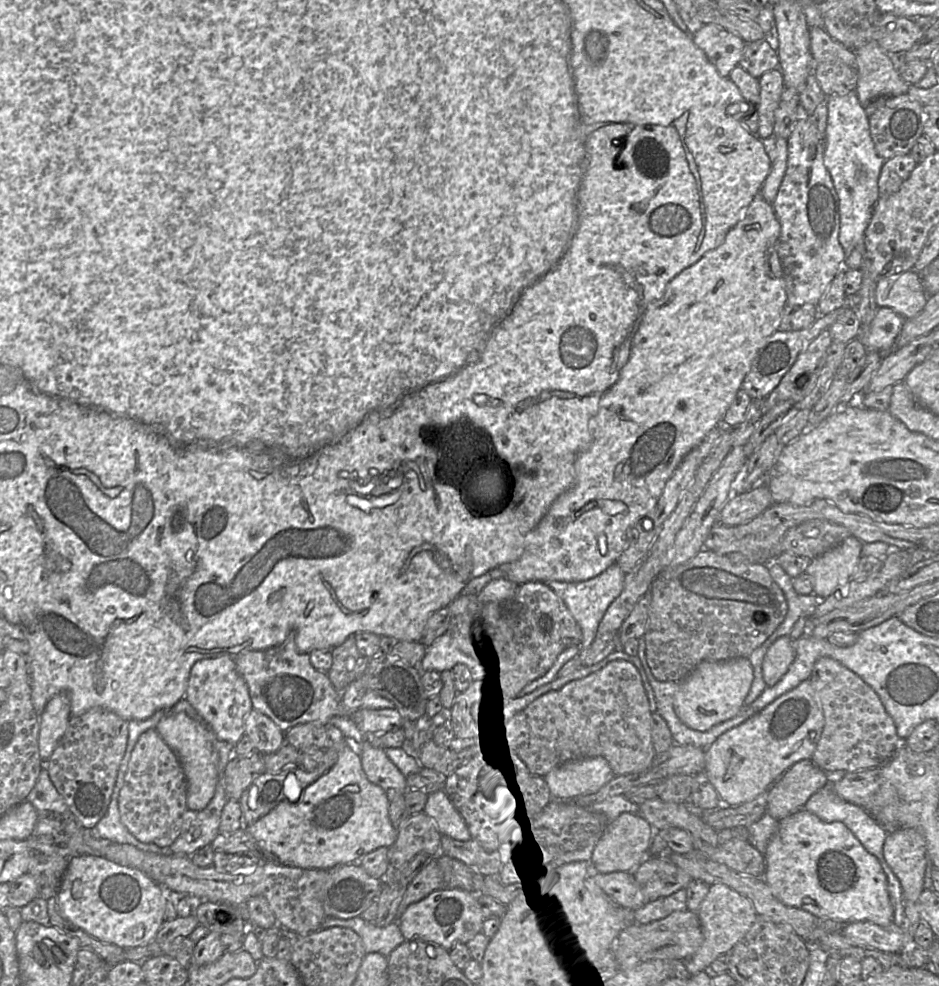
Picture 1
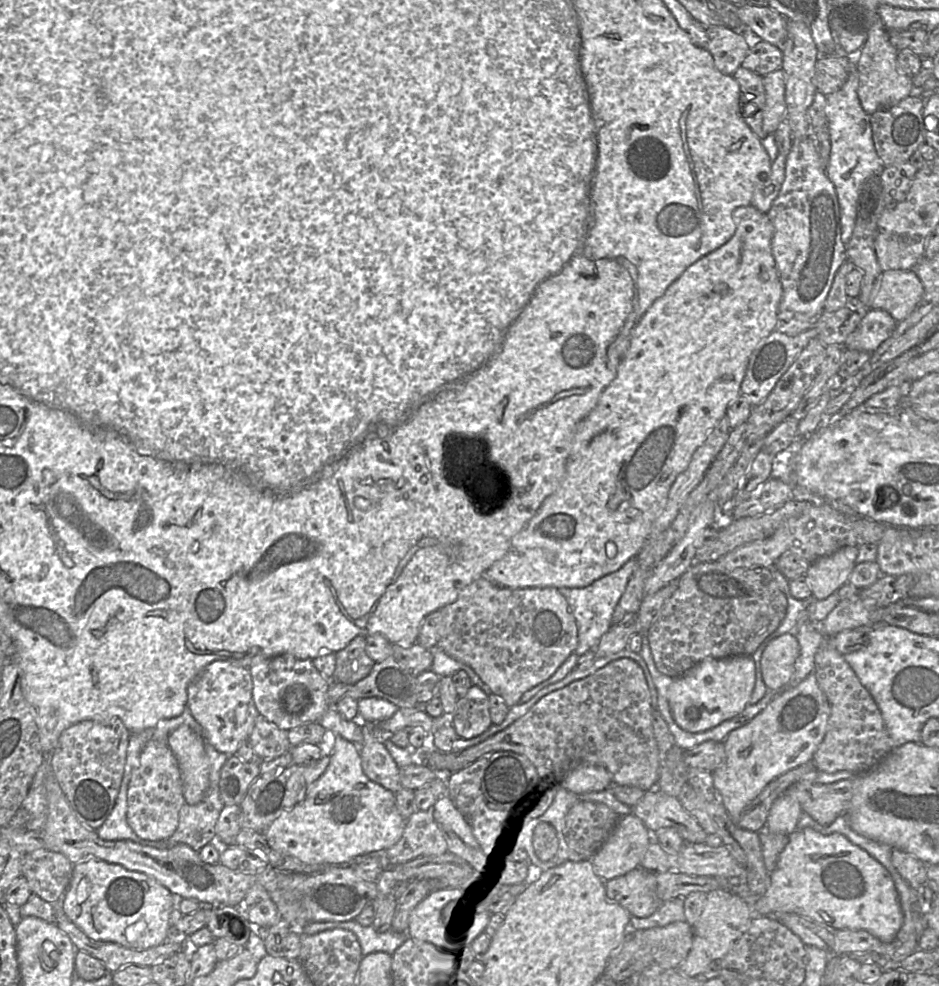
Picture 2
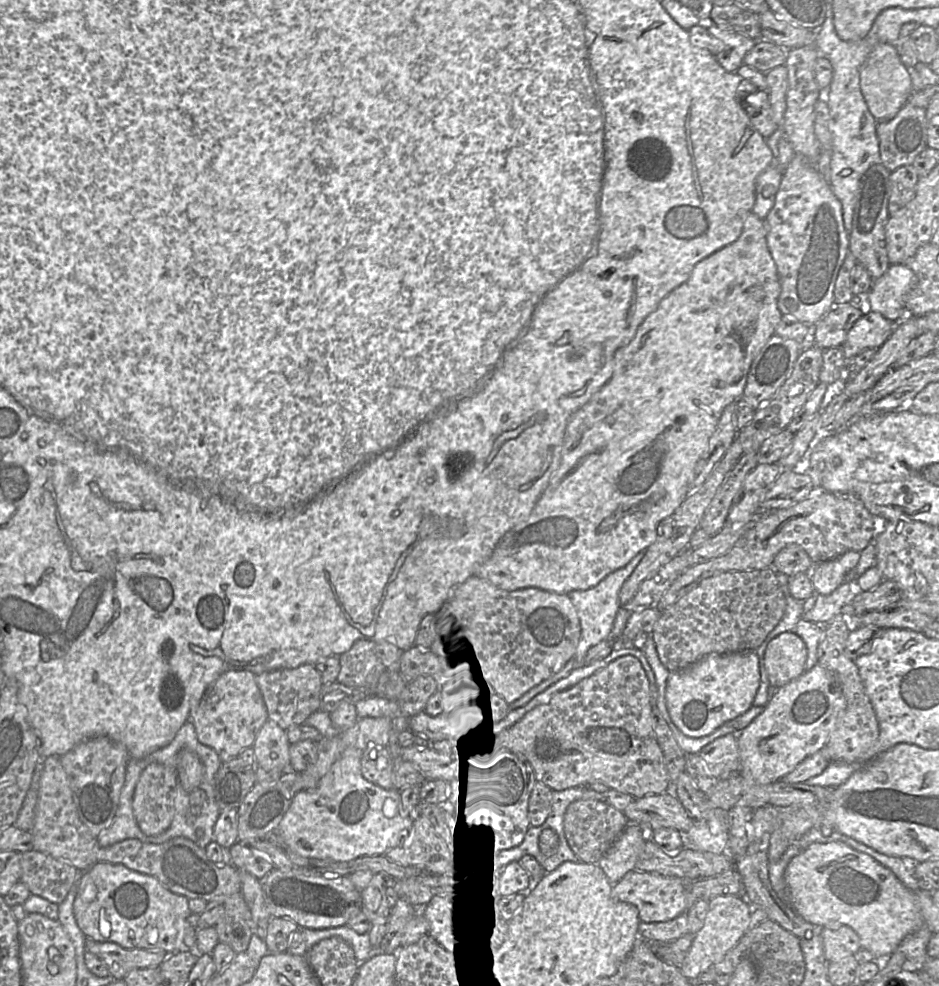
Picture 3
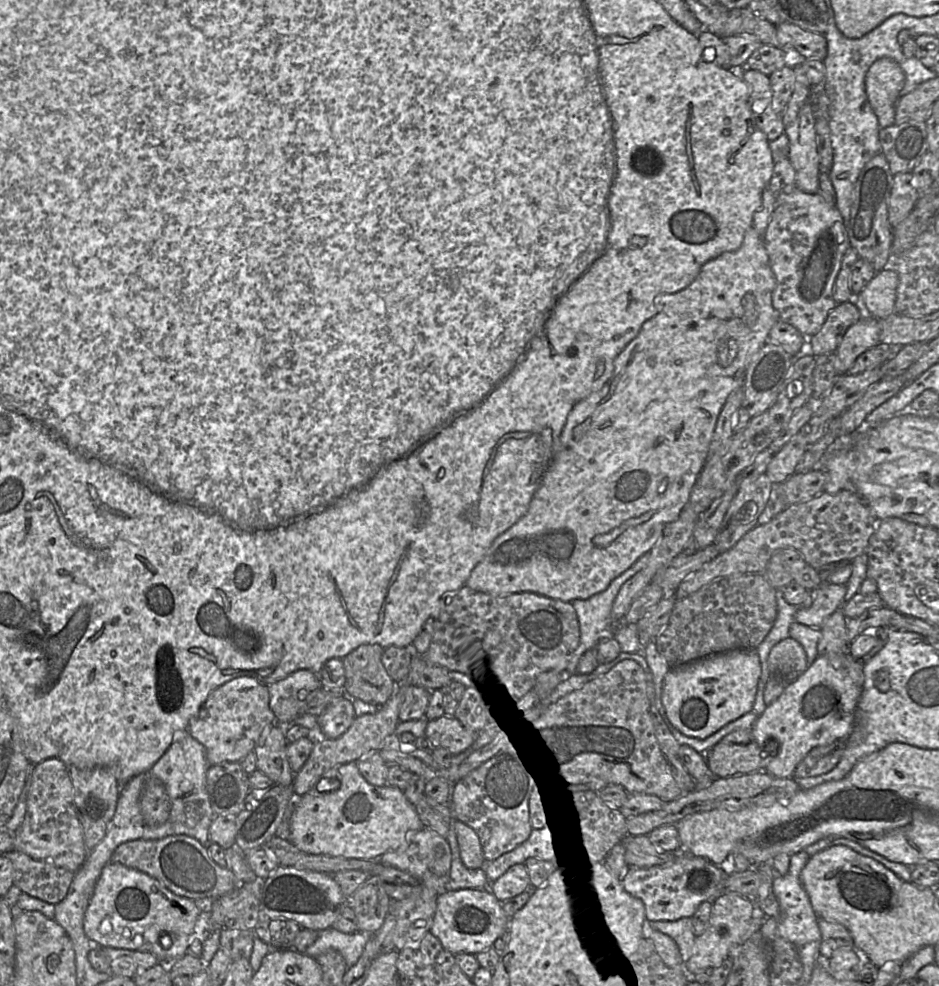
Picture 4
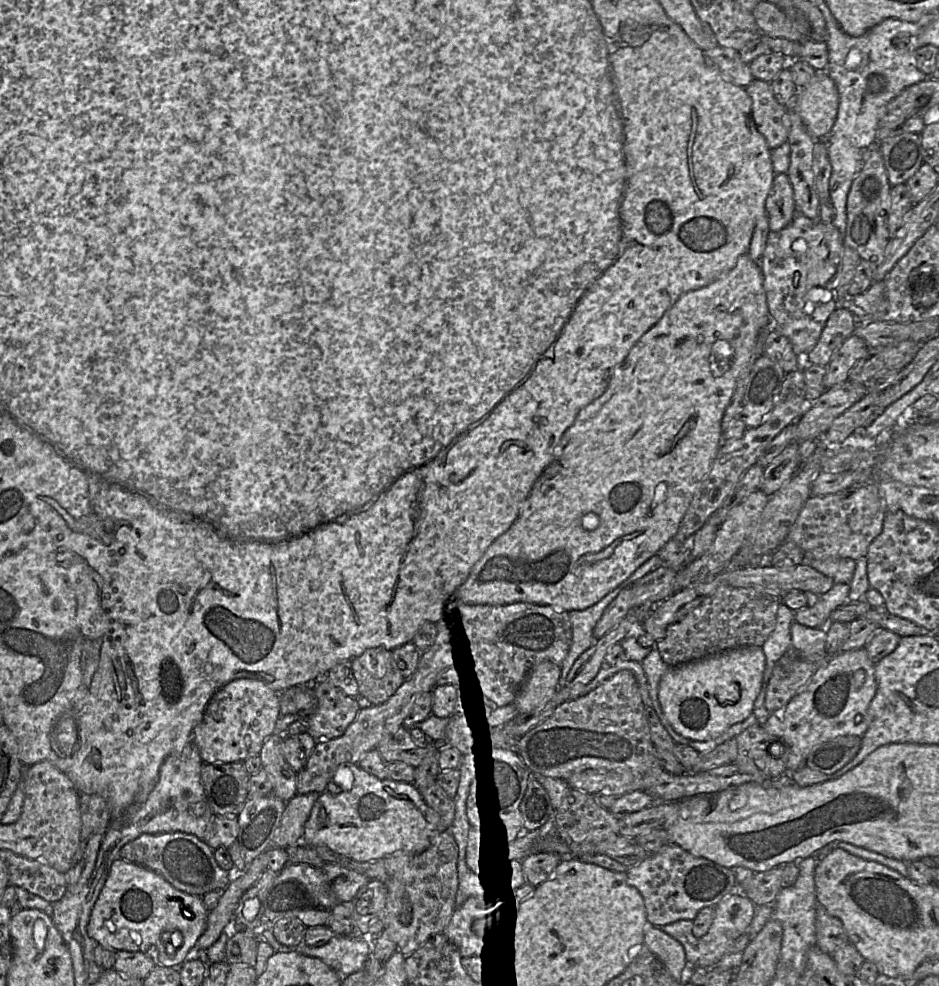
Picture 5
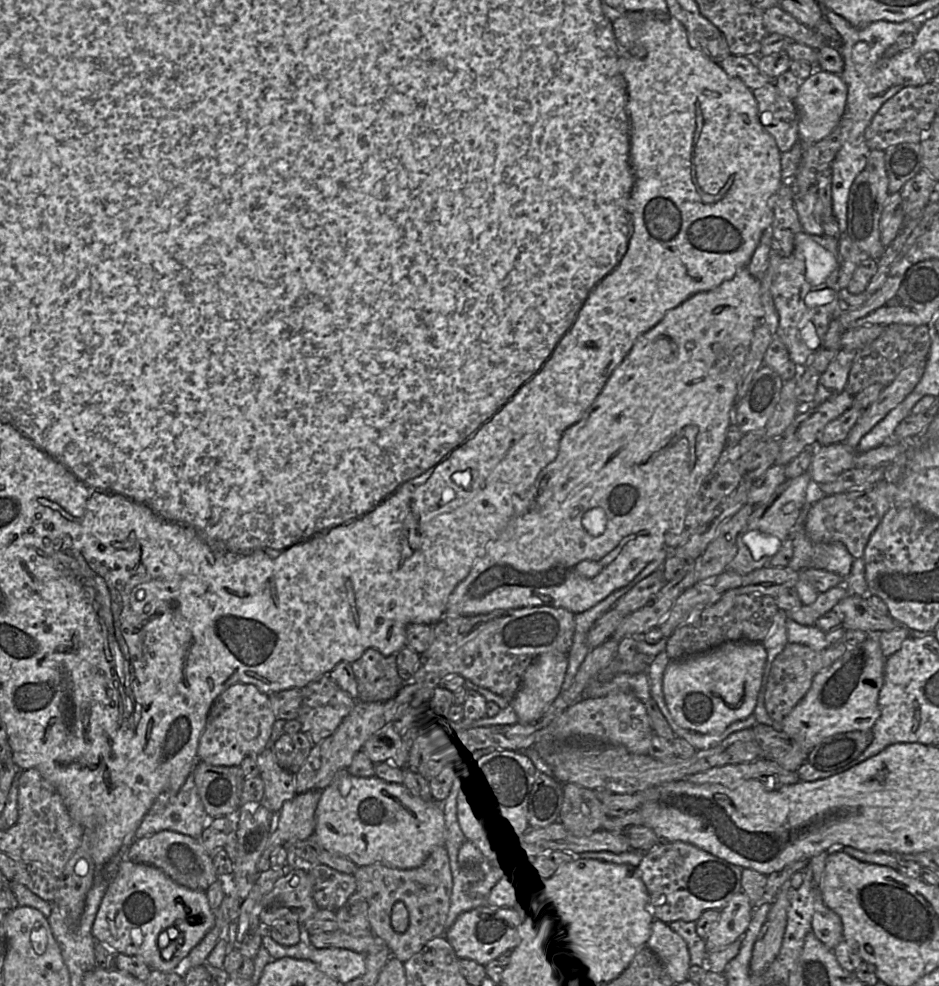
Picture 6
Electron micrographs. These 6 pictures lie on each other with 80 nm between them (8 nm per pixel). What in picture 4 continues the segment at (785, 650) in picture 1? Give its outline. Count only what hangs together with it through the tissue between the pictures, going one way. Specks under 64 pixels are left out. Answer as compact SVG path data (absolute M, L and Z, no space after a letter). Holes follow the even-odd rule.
M789 636L772 647L768 667L771 675L780 677L786 683L792 682L808 667L805 650Z

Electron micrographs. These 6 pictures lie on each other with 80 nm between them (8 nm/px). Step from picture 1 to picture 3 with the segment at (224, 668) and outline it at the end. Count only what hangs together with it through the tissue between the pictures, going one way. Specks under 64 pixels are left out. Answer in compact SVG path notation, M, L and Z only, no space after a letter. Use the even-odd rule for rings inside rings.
M229 670L221 674L192 707L189 720L194 725L198 741L214 749L222 762L239 756L248 747L253 747L259 730L268 720L267 709L256 682L256 675L248 670Z

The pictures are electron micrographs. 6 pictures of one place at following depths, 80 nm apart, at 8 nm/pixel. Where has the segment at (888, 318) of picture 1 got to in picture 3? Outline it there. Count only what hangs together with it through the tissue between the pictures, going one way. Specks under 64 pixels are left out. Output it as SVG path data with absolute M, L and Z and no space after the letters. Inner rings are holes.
M870 310L849 330L842 345L844 357L849 359L866 349L880 348L891 335L895 324L880 313Z

